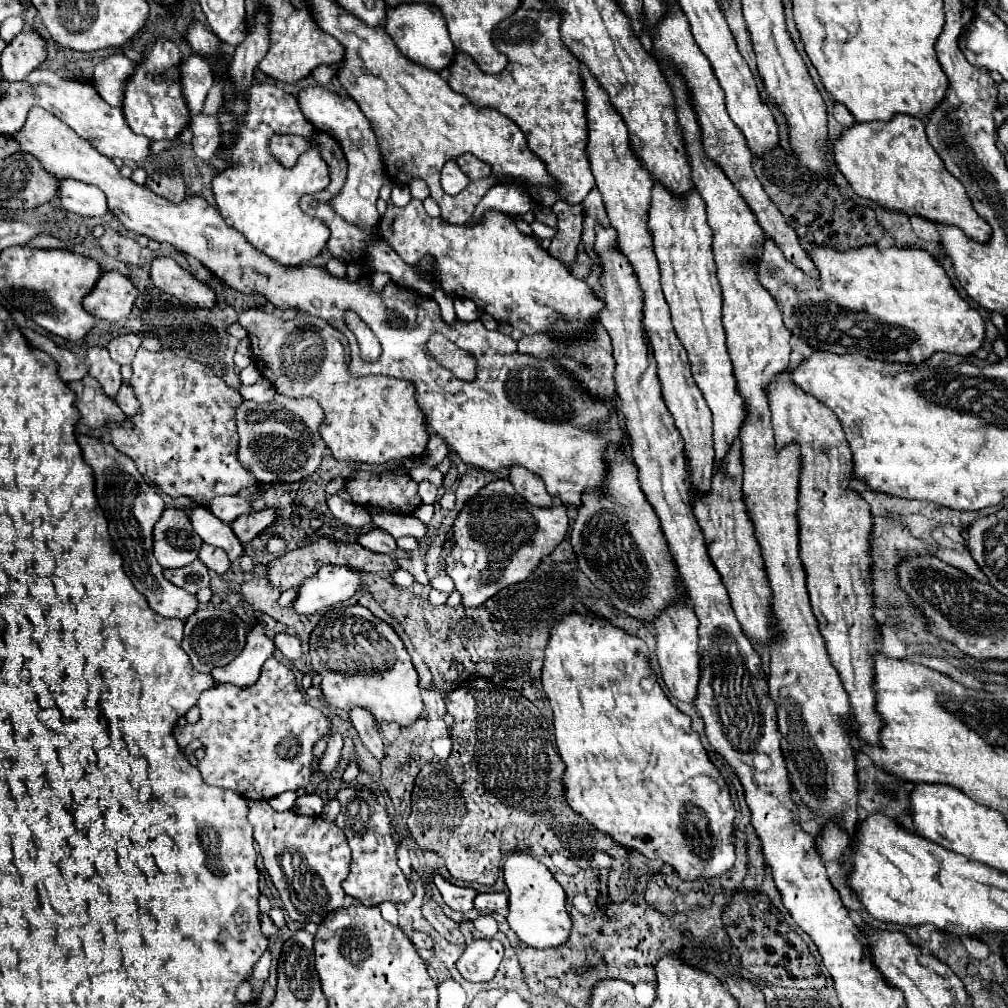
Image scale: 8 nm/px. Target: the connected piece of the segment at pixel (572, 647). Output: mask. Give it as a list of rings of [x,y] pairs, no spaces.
[[[572,613],[572,615],[562,617],[562,621],[552,627],[550,643],[546,647],[546,661],[542,667],[542,685],[544,685],[544,693],[550,699],[550,705],[554,711],[556,747],[566,765],[566,773],[564,773],[566,801],[578,815],[582,815],[588,823],[592,823],[602,833],[610,835],[616,843],[620,843],[626,849],[636,849],[638,853],[642,853],[648,859],[662,859],[664,863],[672,865],[684,881],[696,881],[698,877],[718,877],[718,875],[726,873],[734,865],[734,859],[736,859],[734,843],[732,843],[736,809],[734,809],[734,803],[730,797],[730,789],[728,789],[724,777],[720,775],[720,771],[708,759],[708,753],[704,751],[698,733],[690,725],[690,717],[680,713],[670,703],[664,689],[656,681],[658,679],[648,665],[648,647],[644,645],[644,641],[624,633],[622,629],[610,625],[608,621],[596,621],[592,615]]]

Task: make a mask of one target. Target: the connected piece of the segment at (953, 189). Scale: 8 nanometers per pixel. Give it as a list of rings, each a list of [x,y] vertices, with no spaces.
[[[894,115],[888,123],[854,123],[836,139],[832,151],[836,167],[860,197],[888,209],[904,211],[906,215],[920,215],[934,223],[956,225],[970,239],[980,243],[988,241],[992,233],[990,225],[972,209],[962,183],[944,169],[942,159],[926,141],[920,117]]]

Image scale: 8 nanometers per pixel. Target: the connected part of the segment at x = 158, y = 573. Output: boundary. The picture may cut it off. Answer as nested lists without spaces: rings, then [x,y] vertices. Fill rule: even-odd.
[[[78,435],[78,445],[82,449],[84,461],[94,471],[96,499],[108,519],[114,545],[124,559],[126,575],[130,577],[134,587],[148,599],[150,607],[158,615],[186,621],[190,613],[198,609],[198,599],[186,593],[184,589],[178,589],[170,581],[166,581],[166,577],[162,575],[162,567],[158,565],[158,561],[154,561],[154,555],[152,555],[152,529],[154,529],[154,521],[158,521],[158,517],[162,515],[164,501],[156,493],[156,489],[150,483],[146,483],[142,475],[138,475],[134,461],[130,461],[130,457],[120,453],[112,443],[102,441],[98,437]]]

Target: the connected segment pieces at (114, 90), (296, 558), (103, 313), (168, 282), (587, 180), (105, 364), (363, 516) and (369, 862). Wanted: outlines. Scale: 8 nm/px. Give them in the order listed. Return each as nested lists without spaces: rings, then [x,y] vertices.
[[[124,55],[106,57],[96,65],[92,85],[108,105],[114,105],[114,107],[122,105],[124,83],[134,73],[134,67],[136,65]]]
[[[326,537],[306,545],[306,547],[300,547],[300,549],[294,549],[294,551],[288,551],[284,553],[282,557],[270,561],[268,565],[268,571],[266,571],[266,579],[268,583],[278,589],[278,591],[286,591],[286,589],[296,589],[300,585],[302,579],[306,577],[312,577],[316,573],[316,569],[320,569],[322,565],[348,565],[348,567],[354,567],[354,569],[360,569],[360,571],[368,571],[368,573],[378,573],[380,577],[384,579],[392,579],[392,573],[398,569],[398,563],[392,561],[390,555],[378,555],[378,553],[372,553],[368,549],[364,549],[362,545],[358,543],[332,543],[328,541]]]
[[[110,271],[110,273],[102,273],[94,289],[82,299],[82,305],[96,319],[114,323],[130,315],[136,293],[138,291],[128,277]]]
[[[156,257],[150,267],[150,277],[158,289],[192,307],[212,307],[216,301],[216,295],[210,287],[206,287],[170,257]]]
[[[516,9],[514,15],[508,19],[500,21],[494,27],[492,33],[492,43],[494,47],[506,55],[508,65],[502,73],[498,75],[486,75],[478,71],[476,63],[472,57],[462,55],[460,51],[454,55],[454,61],[450,63],[450,79],[448,85],[460,93],[466,95],[474,105],[478,107],[492,107],[500,111],[502,115],[514,119],[518,127],[522,129],[524,137],[528,139],[528,147],[544,161],[546,171],[558,181],[554,187],[532,187],[528,185],[530,197],[538,197],[538,205],[542,207],[552,207],[556,201],[566,201],[570,205],[582,203],[582,199],[590,193],[594,187],[594,175],[590,171],[590,161],[586,155],[586,141],[588,141],[588,127],[586,127],[586,107],[584,107],[584,93],[582,93],[582,83],[578,77],[578,59],[564,47],[560,39],[560,17],[556,11],[526,11],[526,9]]]
[[[92,345],[86,353],[84,363],[88,367],[88,373],[100,381],[104,393],[108,397],[114,397],[114,393],[118,393],[118,387],[122,385],[122,379],[120,379],[120,365],[110,359],[108,351],[100,345]]]
[[[337,494],[330,496],[328,507],[330,507],[332,516],[336,517],[342,525],[354,527],[356,531],[362,531],[366,525],[372,523],[372,517],[370,513],[366,513],[364,507],[348,503]]]
[[[342,787],[338,791],[338,801],[342,803],[342,811],[336,817],[336,823],[344,829],[348,837],[348,845],[352,849],[352,865],[348,877],[342,881],[342,889],[346,895],[366,901],[368,905],[378,905],[382,901],[408,901],[412,899],[412,891],[408,889],[408,879],[396,865],[396,841],[390,835],[390,821],[386,809],[372,797],[370,789],[358,787]]]

